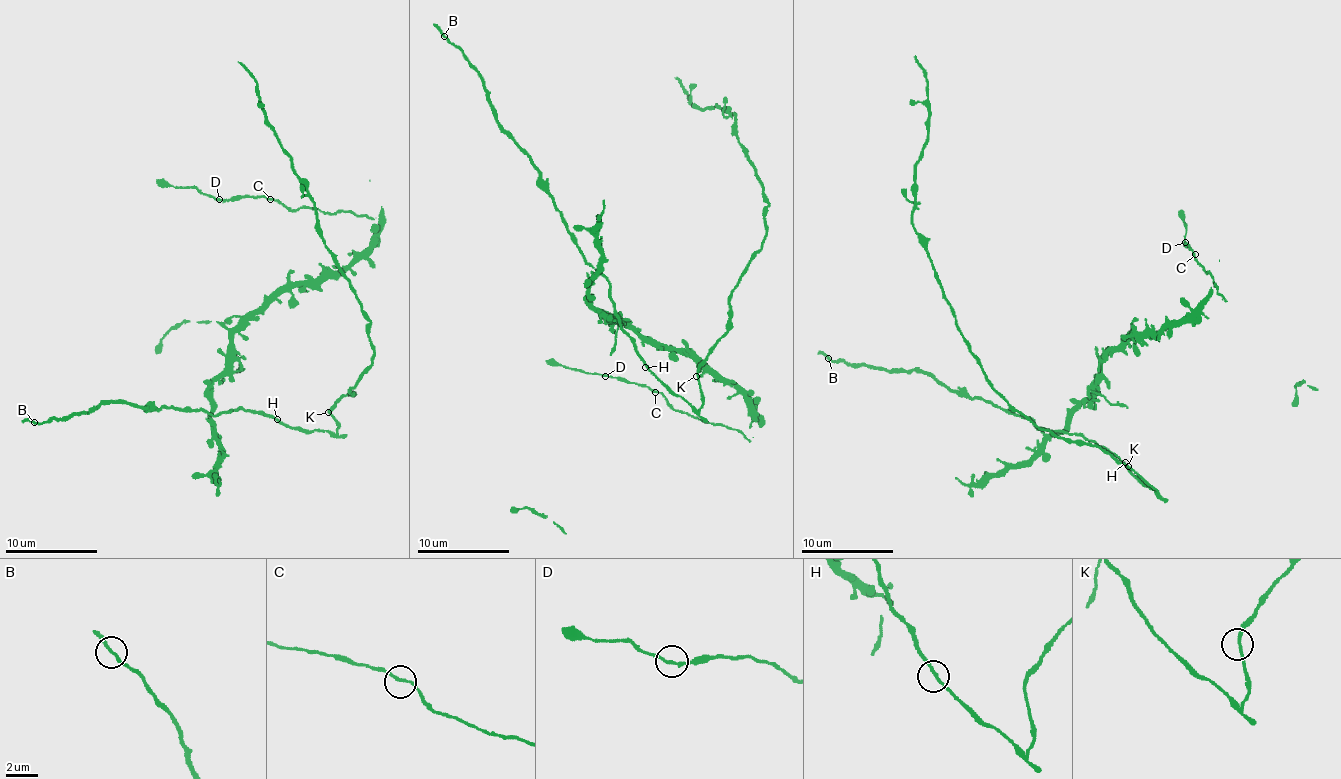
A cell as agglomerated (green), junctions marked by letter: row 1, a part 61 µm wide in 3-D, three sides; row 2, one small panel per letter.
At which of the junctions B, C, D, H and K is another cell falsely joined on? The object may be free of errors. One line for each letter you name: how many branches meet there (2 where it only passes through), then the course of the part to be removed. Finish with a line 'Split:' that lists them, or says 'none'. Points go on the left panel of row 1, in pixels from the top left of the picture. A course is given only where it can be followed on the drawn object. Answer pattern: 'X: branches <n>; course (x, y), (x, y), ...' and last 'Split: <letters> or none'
Split: none

